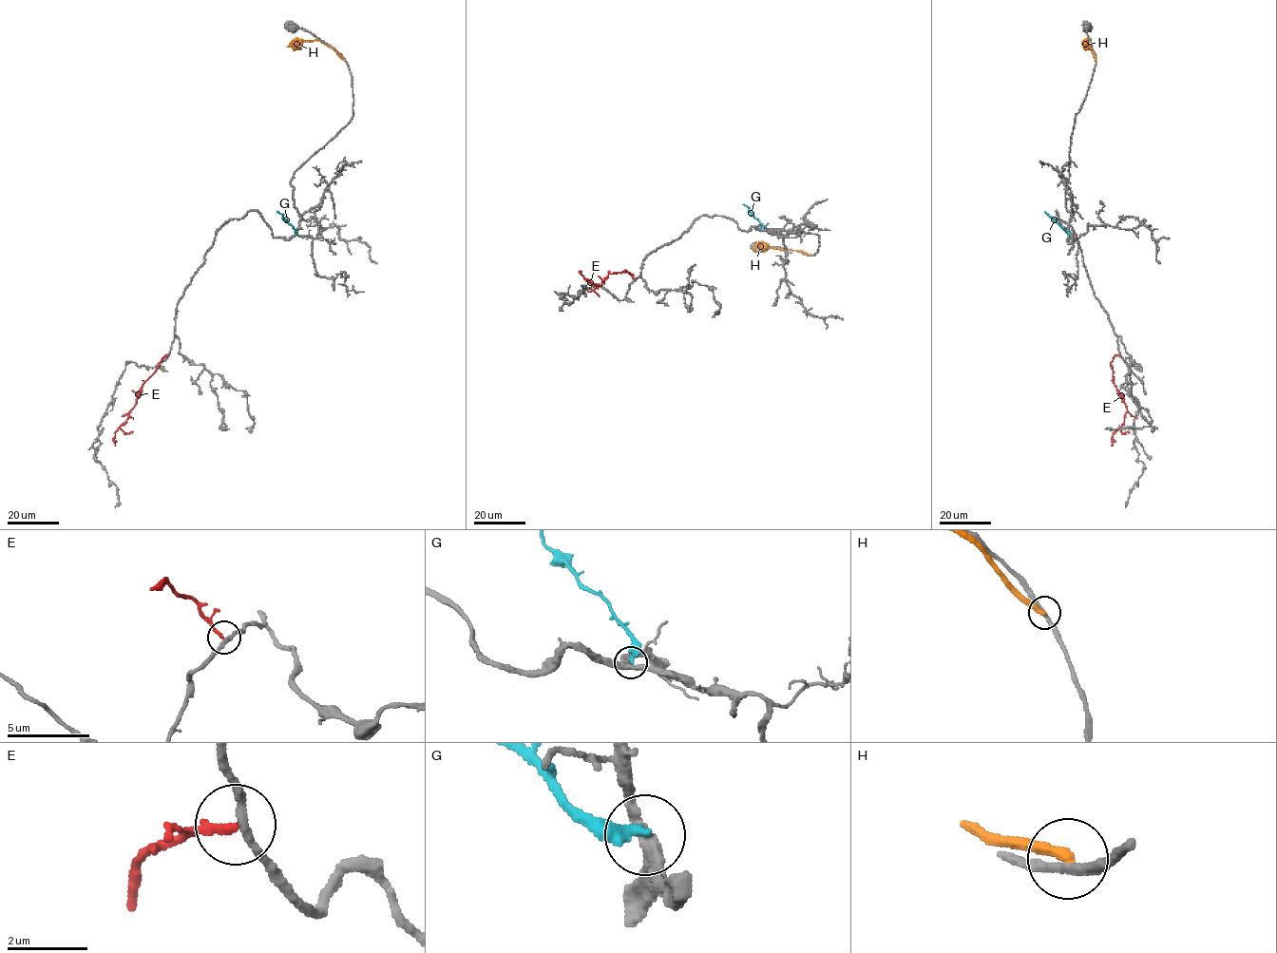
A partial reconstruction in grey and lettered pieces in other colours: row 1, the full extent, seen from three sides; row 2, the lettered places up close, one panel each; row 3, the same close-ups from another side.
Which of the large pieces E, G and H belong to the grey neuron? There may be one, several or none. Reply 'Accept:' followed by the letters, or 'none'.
Accept: none

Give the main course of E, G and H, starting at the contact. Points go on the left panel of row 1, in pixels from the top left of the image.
E: (168, 354), (141, 387), (128, 417), (115, 433), (115, 446)
G: (296, 233), (276, 210)
H: (345, 60), (319, 41), (295, 41), (287, 47)

